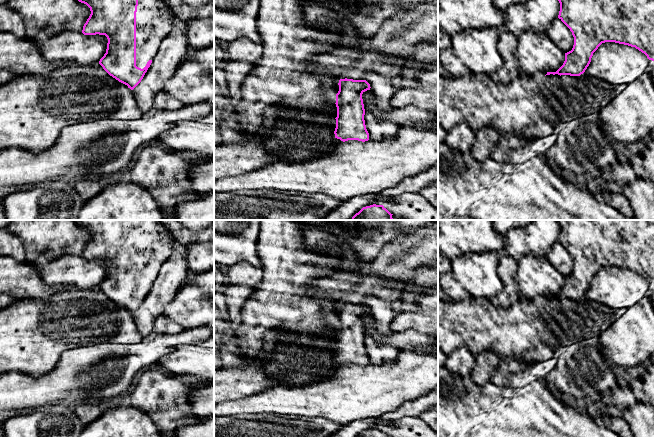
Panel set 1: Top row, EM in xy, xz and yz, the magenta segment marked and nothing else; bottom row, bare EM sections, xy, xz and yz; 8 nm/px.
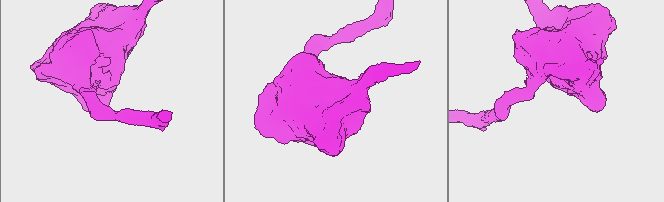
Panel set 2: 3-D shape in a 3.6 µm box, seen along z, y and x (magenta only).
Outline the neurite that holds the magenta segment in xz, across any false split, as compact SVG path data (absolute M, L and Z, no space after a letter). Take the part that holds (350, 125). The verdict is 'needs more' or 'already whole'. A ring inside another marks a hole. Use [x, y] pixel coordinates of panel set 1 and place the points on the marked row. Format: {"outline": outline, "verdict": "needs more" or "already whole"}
{"outline": "M340 79L339 91L336 94L337 117L335 138L345 142L348 140L368 141L365 109L362 94L370 90L366 80Z", "verdict": "already whole"}

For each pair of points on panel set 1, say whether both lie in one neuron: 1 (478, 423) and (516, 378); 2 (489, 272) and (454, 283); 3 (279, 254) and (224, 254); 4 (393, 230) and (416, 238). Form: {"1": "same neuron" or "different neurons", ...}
{"1": "different neurons", "2": "same neuron", "3": "different neurons", "4": "different neurons"}

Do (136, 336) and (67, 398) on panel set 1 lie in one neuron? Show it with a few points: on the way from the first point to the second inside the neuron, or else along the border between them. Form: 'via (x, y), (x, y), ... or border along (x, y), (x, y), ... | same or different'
border along (143, 336), (133, 343), (111, 341) | different

